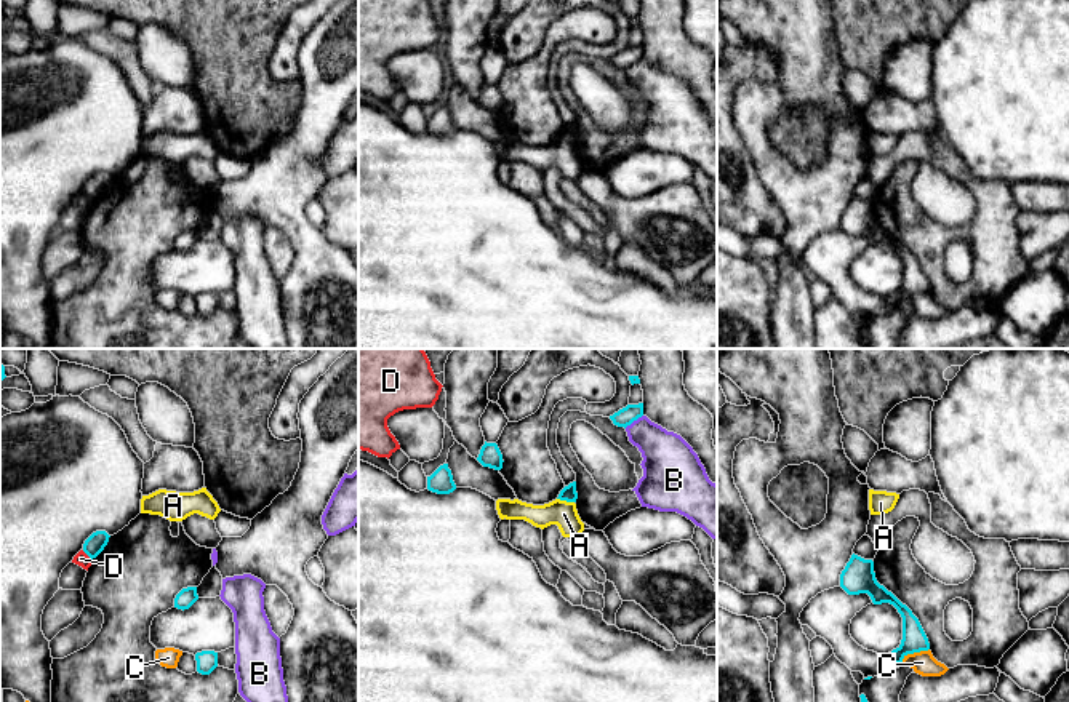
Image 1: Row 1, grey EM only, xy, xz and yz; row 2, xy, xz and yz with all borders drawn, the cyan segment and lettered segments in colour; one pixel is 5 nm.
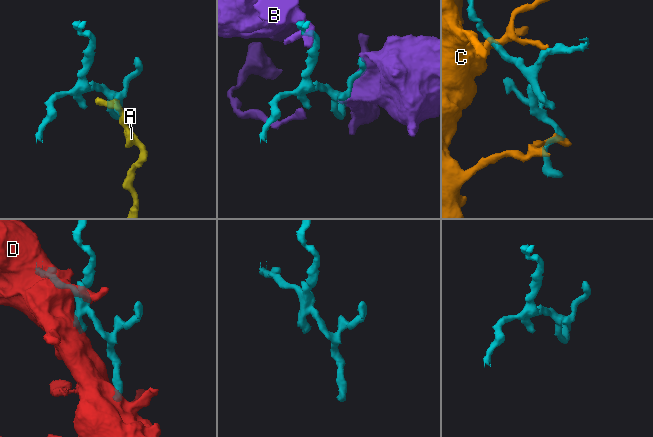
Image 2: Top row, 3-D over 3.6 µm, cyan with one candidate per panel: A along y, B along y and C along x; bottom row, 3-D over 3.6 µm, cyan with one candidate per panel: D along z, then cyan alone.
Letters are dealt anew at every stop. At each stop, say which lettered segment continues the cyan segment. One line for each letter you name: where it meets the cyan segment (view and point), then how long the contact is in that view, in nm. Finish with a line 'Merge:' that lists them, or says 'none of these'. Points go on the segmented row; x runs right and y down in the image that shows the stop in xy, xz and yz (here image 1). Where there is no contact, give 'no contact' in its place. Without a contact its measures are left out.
Merge: none of these

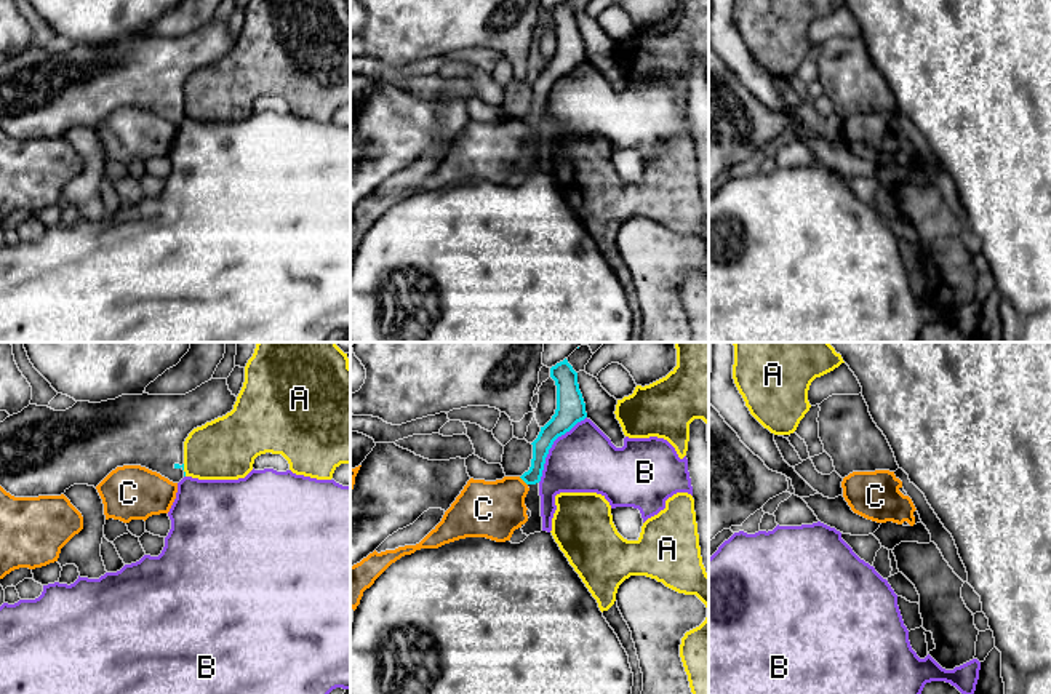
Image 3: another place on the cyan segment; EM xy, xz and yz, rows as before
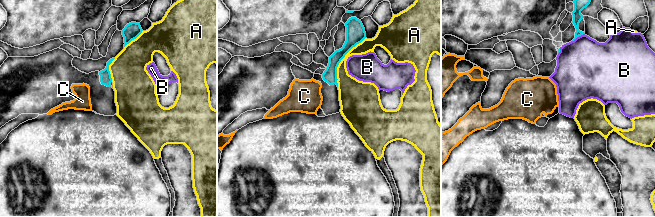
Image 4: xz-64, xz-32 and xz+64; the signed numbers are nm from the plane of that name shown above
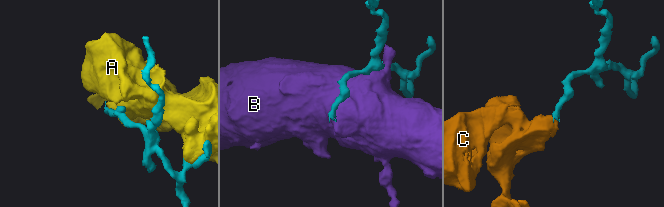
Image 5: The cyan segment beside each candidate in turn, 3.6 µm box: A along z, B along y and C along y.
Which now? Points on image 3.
Merge: none of these

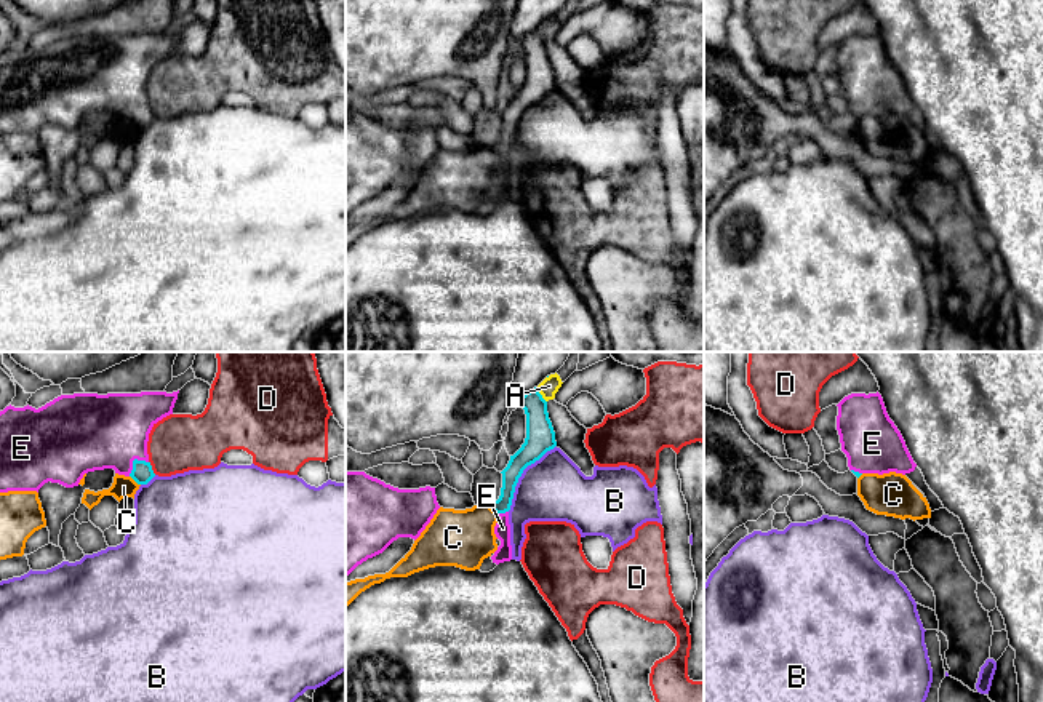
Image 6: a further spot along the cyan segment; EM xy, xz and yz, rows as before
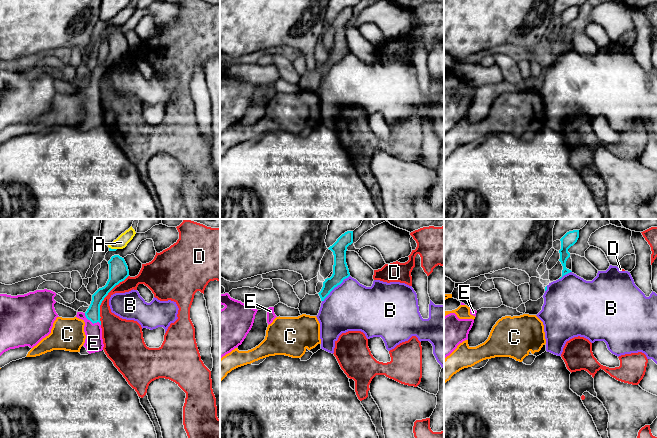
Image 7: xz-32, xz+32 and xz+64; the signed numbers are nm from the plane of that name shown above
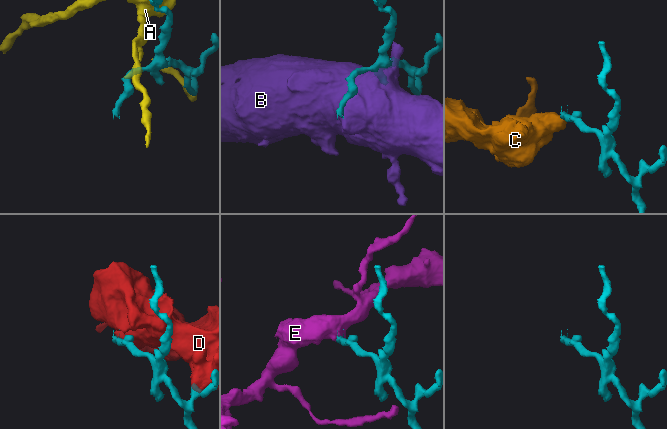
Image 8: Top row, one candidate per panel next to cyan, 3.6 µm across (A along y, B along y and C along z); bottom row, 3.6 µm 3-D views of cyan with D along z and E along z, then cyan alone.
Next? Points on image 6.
E: meets cyan in xy at (133, 461); contact 130 nm long
Merge: E

